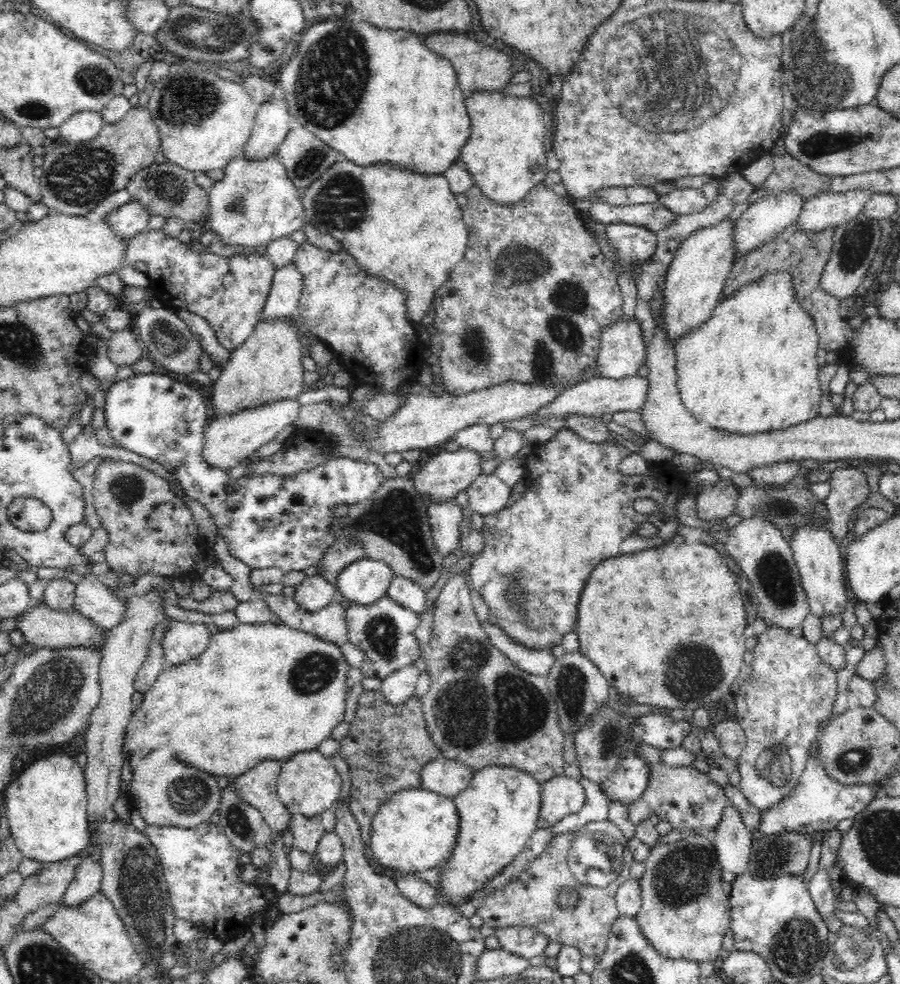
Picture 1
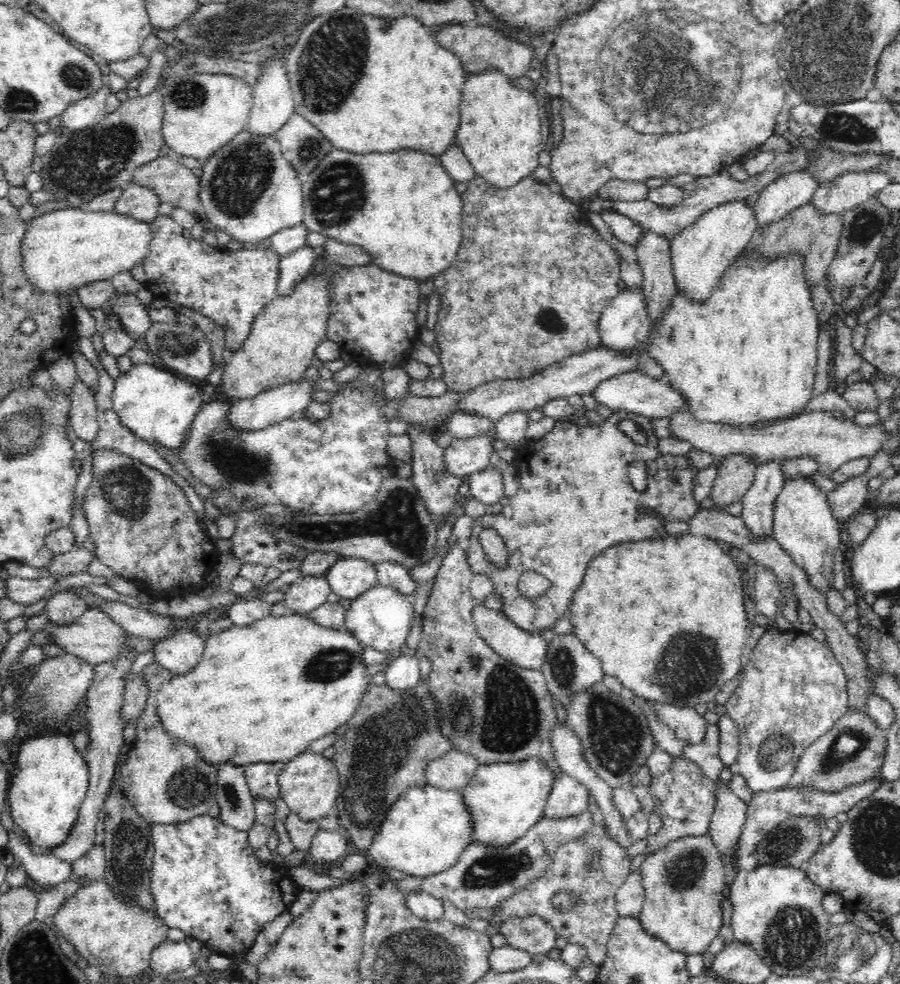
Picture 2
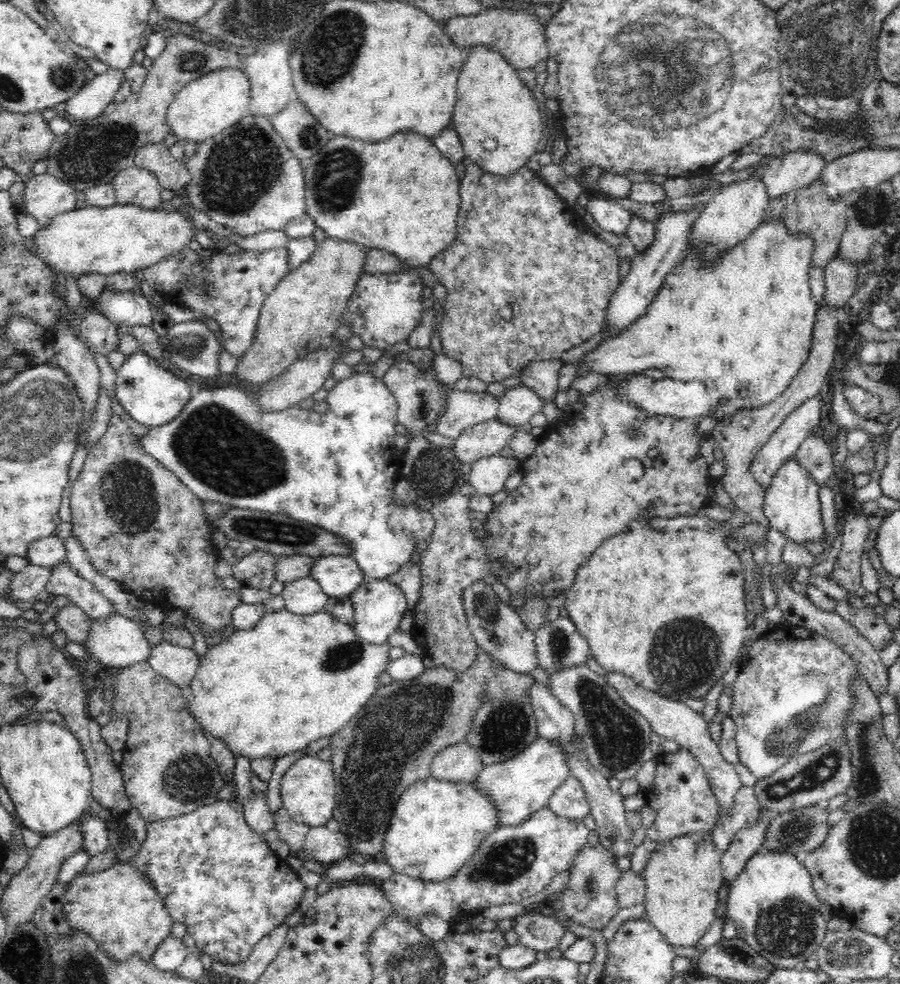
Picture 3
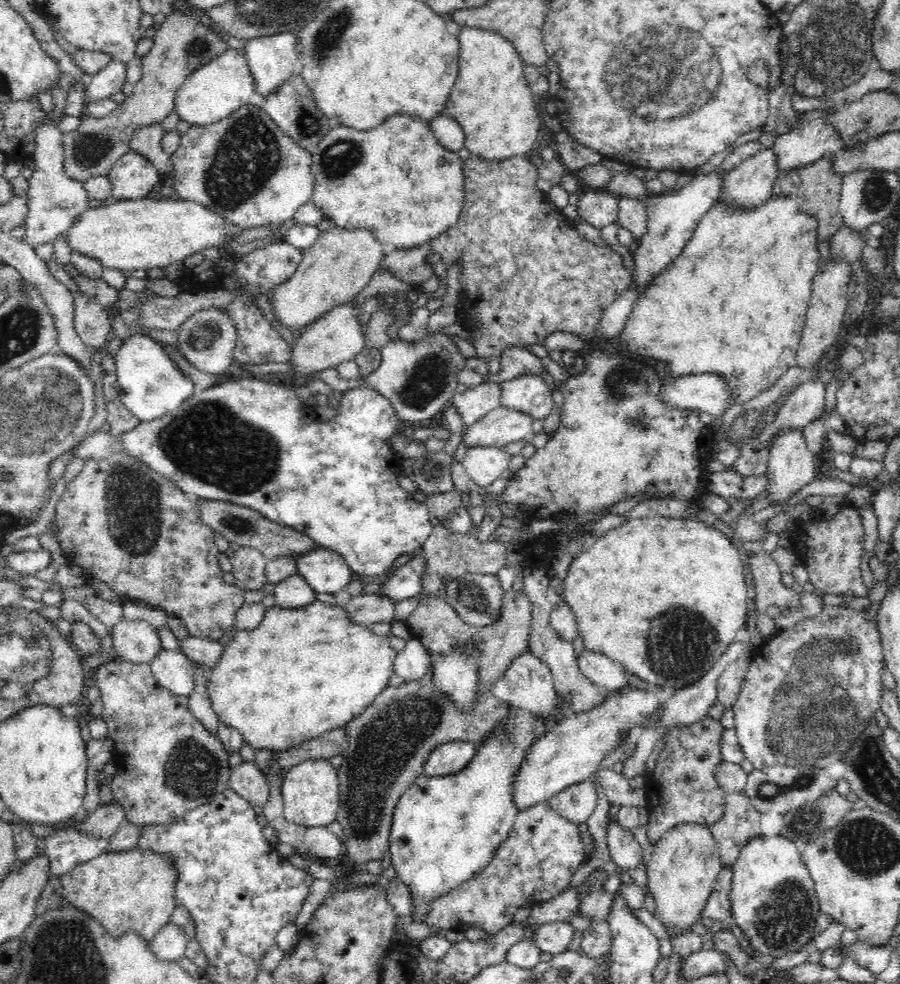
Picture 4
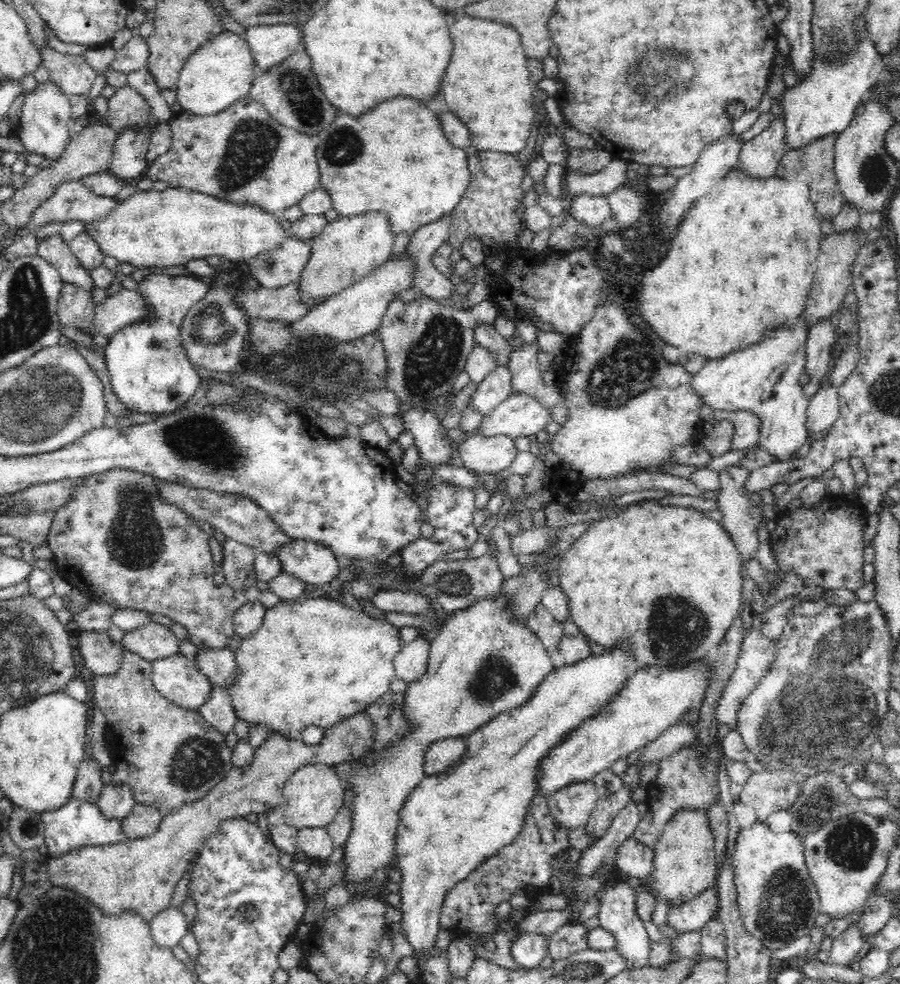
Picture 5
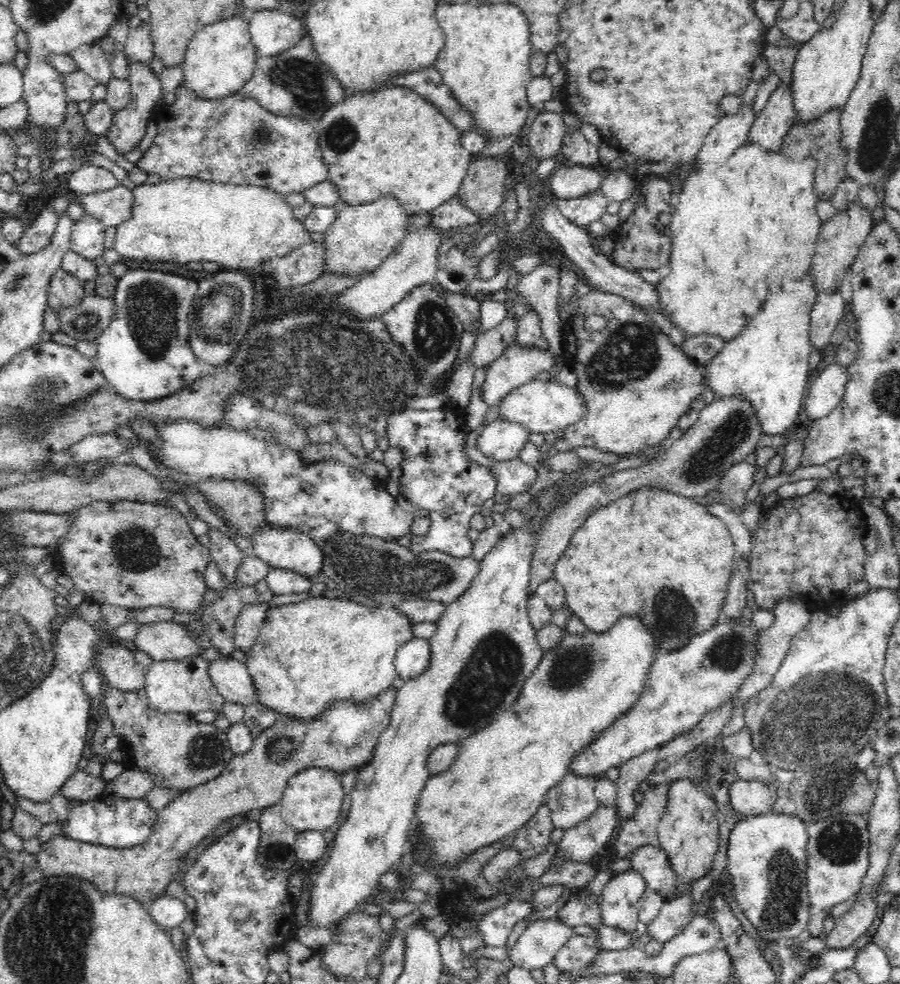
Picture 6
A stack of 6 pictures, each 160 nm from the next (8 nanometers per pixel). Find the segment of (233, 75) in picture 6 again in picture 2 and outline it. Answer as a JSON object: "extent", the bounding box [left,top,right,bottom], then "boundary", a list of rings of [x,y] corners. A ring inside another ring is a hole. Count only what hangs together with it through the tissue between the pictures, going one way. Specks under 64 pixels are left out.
{"extent":[162,73,253,163],"boundary":[[[202,73],[170,79],[163,86],[163,97],[165,113],[162,132],[165,144],[174,151],[175,156],[194,157],[201,163],[247,128],[253,105],[251,84],[226,73]]]}

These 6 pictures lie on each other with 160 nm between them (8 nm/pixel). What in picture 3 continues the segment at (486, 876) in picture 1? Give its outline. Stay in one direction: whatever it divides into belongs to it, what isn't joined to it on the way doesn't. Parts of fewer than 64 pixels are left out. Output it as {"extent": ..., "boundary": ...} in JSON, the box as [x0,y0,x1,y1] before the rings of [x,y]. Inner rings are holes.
{"extent":[477,731,584,827],"boundary":[[[577,731],[570,736],[568,742],[538,736],[512,758],[485,765],[477,778],[477,786],[487,792],[494,801],[499,810],[500,827],[514,827],[524,823],[524,820],[538,812],[538,809],[548,807],[553,792],[570,778],[569,760],[580,749],[584,751],[584,744]]]}

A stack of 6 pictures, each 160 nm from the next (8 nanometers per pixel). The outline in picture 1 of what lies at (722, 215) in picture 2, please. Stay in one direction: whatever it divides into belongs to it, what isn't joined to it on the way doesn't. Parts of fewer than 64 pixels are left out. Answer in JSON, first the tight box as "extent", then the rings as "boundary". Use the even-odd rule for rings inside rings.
{"extent":[663,216,737,344],"boundary":[[[726,216],[714,226],[694,230],[686,240],[682,240],[678,250],[674,252],[663,290],[663,321],[673,344],[678,336],[686,334],[698,324],[704,324],[712,316],[737,258],[733,237],[736,225],[737,220]]]}

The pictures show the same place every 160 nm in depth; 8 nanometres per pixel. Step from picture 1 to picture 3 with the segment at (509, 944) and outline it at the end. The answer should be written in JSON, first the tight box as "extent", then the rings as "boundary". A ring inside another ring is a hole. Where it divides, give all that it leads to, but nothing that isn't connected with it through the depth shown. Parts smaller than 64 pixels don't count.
{"extent":[513,914,566,952],"boundary":[[[527,914],[516,918],[513,929],[520,943],[537,952],[558,949],[566,932],[556,919],[542,914]]]}

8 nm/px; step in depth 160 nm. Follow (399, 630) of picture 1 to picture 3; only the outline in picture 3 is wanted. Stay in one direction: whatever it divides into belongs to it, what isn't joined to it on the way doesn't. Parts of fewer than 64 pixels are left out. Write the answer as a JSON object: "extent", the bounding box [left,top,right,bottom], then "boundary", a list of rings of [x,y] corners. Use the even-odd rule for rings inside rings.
{"extent":[350,579,407,644],"boundary":[[[365,579],[363,583],[350,594],[354,603],[354,631],[358,636],[372,644],[387,642],[386,638],[398,629],[402,613],[407,610],[406,599],[398,585],[386,579]]]}

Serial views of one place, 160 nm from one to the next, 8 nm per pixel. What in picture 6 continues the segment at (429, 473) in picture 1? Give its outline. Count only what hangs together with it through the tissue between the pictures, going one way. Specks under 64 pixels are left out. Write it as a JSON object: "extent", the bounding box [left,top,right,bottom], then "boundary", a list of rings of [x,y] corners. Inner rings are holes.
{"extent":[500,378,588,435],"boundary":[[[557,378],[533,379],[531,382],[512,390],[503,398],[500,415],[506,421],[522,424],[534,434],[544,435],[549,432],[563,431],[578,424],[586,416],[588,404],[581,395],[578,393],[578,388],[569,388],[566,384],[560,384]]]}

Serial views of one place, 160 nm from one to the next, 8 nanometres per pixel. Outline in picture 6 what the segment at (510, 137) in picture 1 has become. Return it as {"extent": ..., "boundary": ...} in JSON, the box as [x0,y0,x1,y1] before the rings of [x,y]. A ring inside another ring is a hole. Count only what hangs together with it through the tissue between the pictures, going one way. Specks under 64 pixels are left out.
{"extent":[434,2,533,140],"boundary":[[[438,2],[435,15],[444,31],[446,42],[434,60],[434,66],[443,76],[456,100],[464,105],[477,118],[477,125],[492,136],[501,140],[510,134],[518,135],[529,116],[530,105],[526,100],[526,90],[533,74],[530,57],[533,51],[531,30],[526,13],[512,3],[455,3]]]}

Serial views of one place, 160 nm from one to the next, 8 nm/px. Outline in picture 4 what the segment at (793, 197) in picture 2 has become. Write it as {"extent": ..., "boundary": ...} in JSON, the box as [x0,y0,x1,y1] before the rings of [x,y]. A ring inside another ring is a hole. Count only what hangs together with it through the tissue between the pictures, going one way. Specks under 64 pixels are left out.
{"extent":[773,108,844,172],"boundary":[[[818,108],[818,110],[806,110],[798,112],[796,122],[788,132],[778,135],[773,146],[778,159],[779,172],[788,172],[800,166],[806,166],[824,155],[835,155],[838,150],[844,148],[844,141],[839,135],[838,129],[829,121],[829,118],[838,108]]]}

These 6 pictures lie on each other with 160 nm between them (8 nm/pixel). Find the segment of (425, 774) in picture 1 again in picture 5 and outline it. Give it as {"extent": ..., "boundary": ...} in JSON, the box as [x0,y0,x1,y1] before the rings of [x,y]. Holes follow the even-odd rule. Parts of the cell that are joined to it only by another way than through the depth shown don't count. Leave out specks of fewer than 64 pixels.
{"extent":[423,737,466,775],"boundary":[[[452,737],[435,742],[425,754],[423,760],[426,775],[443,773],[454,763],[460,760],[460,756],[466,750],[466,741],[463,737]]]}

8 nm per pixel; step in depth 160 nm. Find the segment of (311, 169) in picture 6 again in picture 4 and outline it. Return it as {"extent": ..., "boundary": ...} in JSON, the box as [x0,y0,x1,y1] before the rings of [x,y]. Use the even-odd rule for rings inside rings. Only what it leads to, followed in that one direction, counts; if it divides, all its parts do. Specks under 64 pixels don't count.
{"extent":[162,101,314,230],"boundary":[[[251,101],[248,104],[242,104],[238,110],[234,110],[230,116],[208,124],[208,126],[200,126],[199,124],[192,124],[188,131],[181,135],[180,147],[170,157],[172,165],[174,165],[174,172],[166,177],[162,177],[163,182],[171,184],[175,191],[174,197],[187,198],[188,200],[196,200],[200,204],[207,205],[208,208],[214,209],[214,212],[223,216],[226,220],[233,223],[237,230],[246,230],[256,228],[256,226],[264,226],[264,224],[280,224],[286,222],[289,218],[293,218],[299,206],[306,204],[314,192],[314,177],[311,171],[311,153],[308,153],[300,144],[296,144],[290,136],[280,130],[277,124],[272,120],[262,108],[260,108],[259,101]]]}

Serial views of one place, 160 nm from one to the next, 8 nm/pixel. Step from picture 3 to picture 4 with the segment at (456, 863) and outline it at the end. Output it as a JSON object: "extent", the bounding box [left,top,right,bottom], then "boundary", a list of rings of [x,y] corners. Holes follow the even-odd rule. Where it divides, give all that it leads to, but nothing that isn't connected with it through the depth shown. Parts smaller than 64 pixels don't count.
{"extent":[389,694,571,924],"boundary":[[[556,694],[554,716],[538,716],[530,711],[515,710],[509,713],[480,743],[470,763],[454,774],[444,776],[428,776],[418,778],[400,797],[393,810],[393,824],[389,850],[392,855],[392,867],[399,879],[409,890],[413,903],[414,922],[427,924],[432,912],[432,904],[450,894],[462,883],[472,880],[494,859],[498,848],[508,840],[516,824],[516,815],[520,812],[516,806],[513,786],[518,769],[533,744],[546,732],[561,723],[571,714],[569,702],[565,696]]]}

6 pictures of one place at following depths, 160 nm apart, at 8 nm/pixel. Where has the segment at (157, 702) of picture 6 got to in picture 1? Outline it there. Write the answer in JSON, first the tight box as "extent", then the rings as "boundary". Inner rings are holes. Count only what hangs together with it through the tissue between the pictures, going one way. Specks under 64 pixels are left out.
{"extent":[161,622,213,667],"boundary":[[[176,622],[167,630],[161,642],[164,662],[168,667],[198,658],[209,645],[213,629],[206,624]]]}

